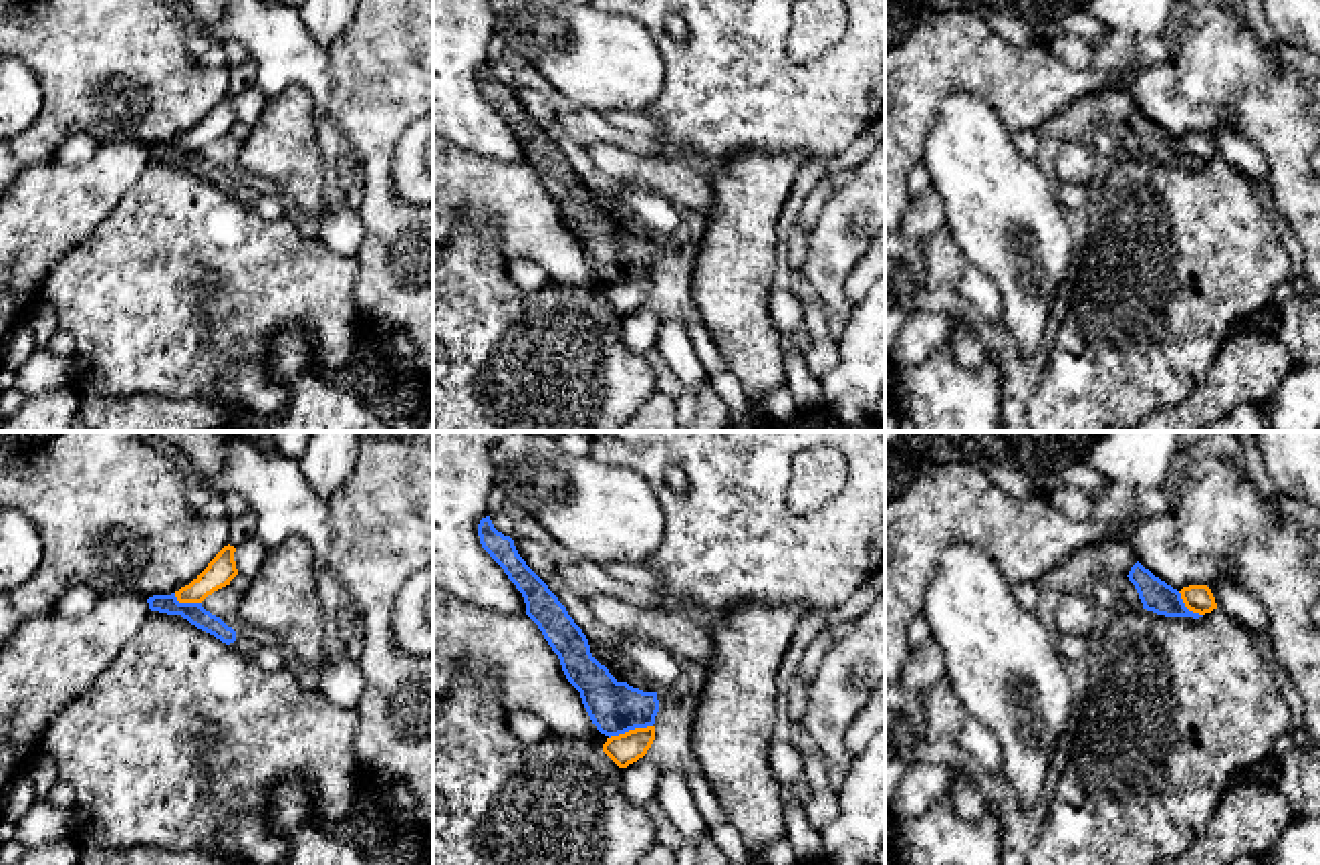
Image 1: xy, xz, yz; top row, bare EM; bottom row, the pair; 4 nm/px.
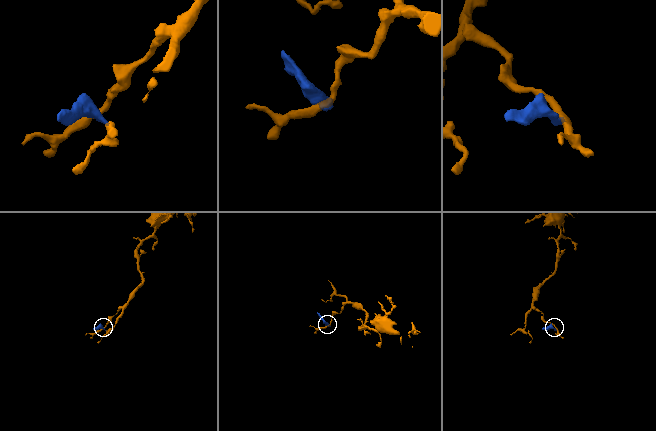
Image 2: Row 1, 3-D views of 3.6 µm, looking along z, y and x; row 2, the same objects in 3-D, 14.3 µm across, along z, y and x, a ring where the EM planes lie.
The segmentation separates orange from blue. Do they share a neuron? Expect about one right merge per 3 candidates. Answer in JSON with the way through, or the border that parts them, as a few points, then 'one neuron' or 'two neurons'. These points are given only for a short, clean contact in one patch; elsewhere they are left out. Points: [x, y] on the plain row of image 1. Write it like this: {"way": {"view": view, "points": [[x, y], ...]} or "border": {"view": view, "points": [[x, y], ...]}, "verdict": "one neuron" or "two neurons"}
{"border": {"view": "xz", "points": [[651, 273], [629, 277], [609, 287]]}, "verdict": "two neurons"}

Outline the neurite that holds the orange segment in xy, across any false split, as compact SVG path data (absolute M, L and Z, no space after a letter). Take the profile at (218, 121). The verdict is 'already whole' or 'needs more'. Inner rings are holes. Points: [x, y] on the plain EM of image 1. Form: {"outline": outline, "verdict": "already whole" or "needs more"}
{"outline": "M224 95L189 133L175 139L177 149L202 151L214 139L230 133L238 123L234 101L234 95Z", "verdict": "already whole"}

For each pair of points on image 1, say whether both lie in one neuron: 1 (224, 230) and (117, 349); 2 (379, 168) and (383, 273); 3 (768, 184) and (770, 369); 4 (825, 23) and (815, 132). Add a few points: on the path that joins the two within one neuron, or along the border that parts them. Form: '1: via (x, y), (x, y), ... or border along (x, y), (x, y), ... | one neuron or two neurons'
1: via (190, 242), (178, 255), (172, 289), (148, 315) | one neuron
2: via (379, 194), (383, 246) | one neuron
3: via (748, 230), (748, 323) | one neuron
4: border along (849, 21), (823, 57), (784, 53) | two neurons

